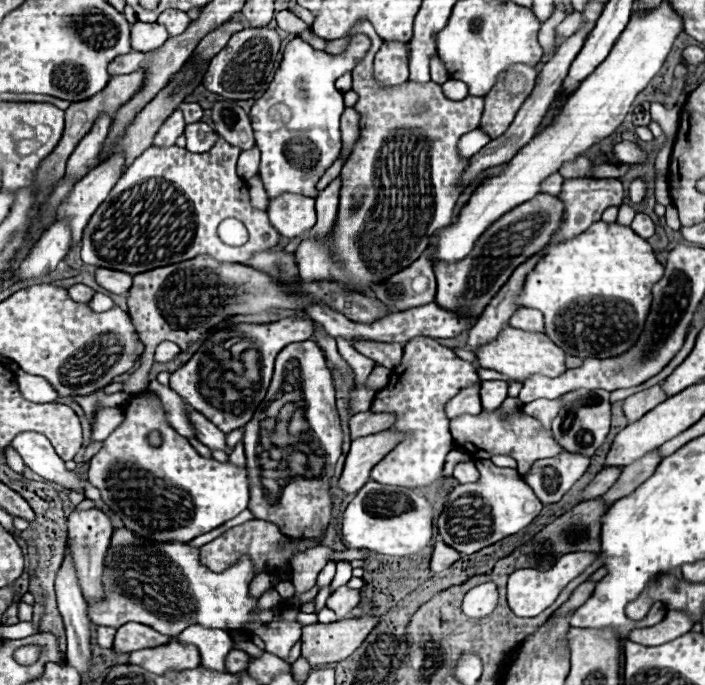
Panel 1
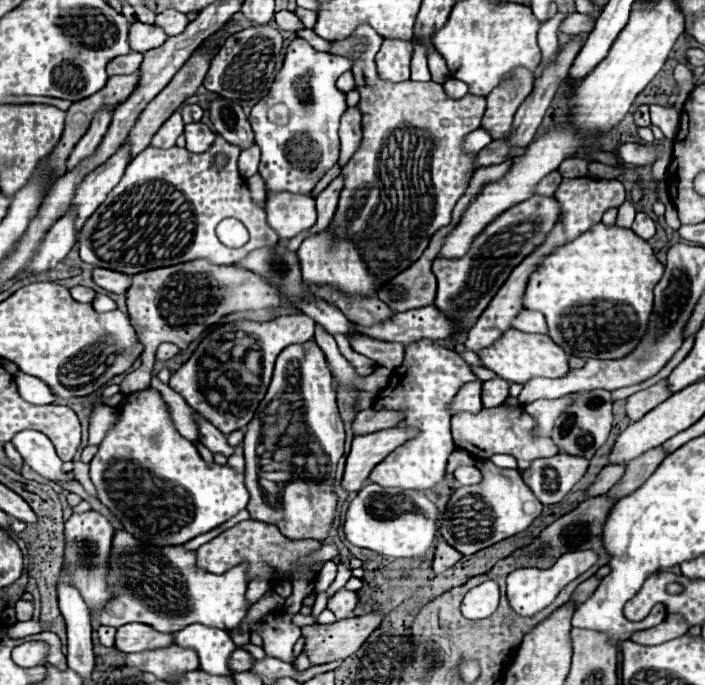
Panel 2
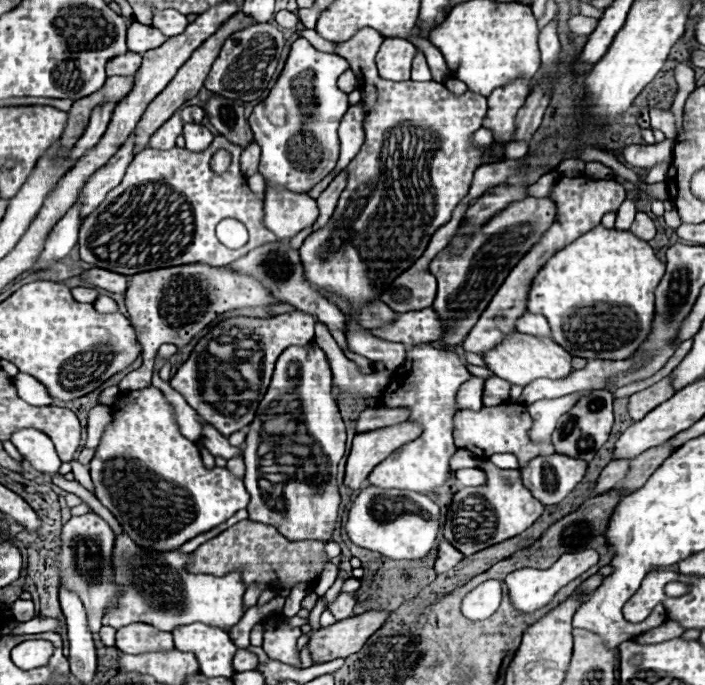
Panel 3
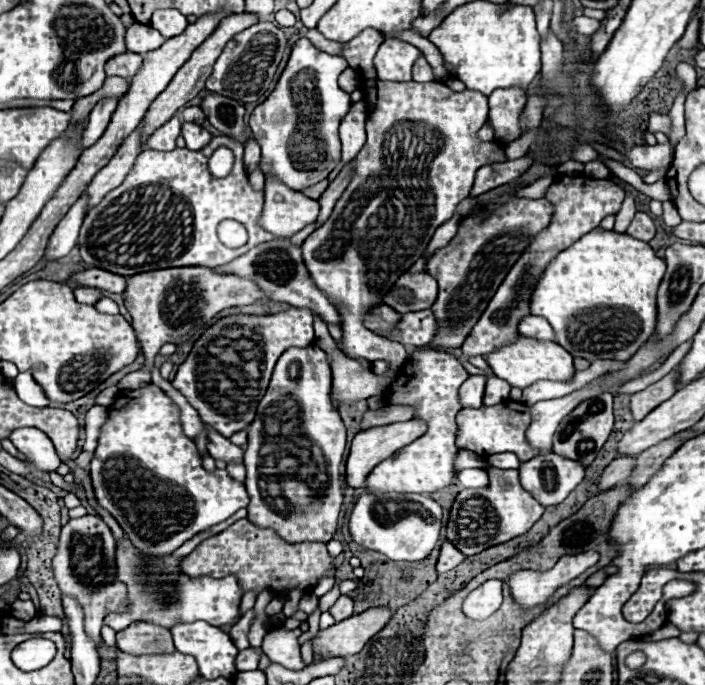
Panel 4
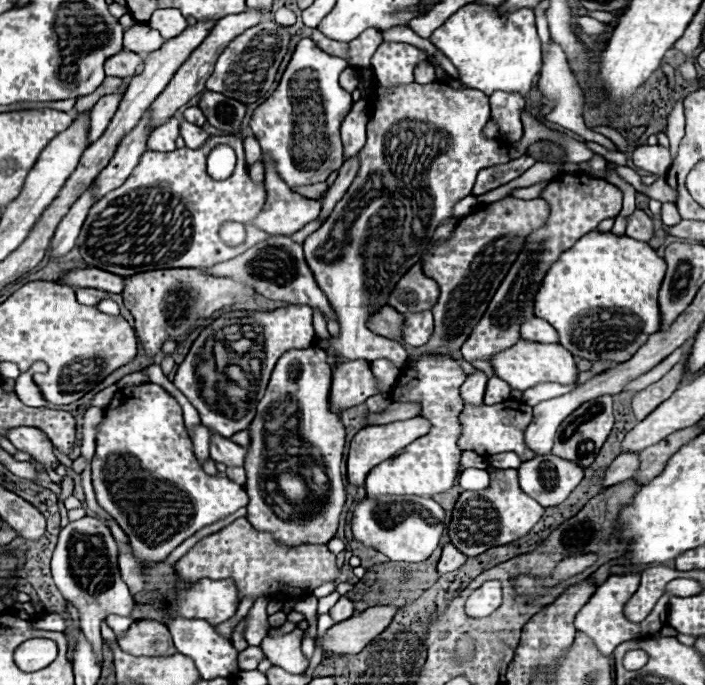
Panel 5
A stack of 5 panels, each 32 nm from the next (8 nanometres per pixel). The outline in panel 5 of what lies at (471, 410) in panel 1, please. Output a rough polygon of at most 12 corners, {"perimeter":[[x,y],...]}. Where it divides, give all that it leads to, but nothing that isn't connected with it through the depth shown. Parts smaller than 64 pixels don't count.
{"perimeter":[[474,372],[462,384],[464,404],[482,404],[486,374]]}

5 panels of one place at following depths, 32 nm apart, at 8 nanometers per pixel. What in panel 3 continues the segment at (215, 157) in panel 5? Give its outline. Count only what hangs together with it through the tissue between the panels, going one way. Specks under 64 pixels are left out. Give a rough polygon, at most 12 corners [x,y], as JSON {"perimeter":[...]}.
{"perimeter":[[219,150],[210,161],[216,174],[223,174],[231,164],[231,155]]}

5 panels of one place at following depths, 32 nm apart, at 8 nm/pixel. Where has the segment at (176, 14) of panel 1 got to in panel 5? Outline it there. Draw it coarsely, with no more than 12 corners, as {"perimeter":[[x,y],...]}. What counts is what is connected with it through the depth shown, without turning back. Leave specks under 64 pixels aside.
{"perimeter":[[156,10],[148,26],[164,40],[176,38],[188,28],[180,10]]}

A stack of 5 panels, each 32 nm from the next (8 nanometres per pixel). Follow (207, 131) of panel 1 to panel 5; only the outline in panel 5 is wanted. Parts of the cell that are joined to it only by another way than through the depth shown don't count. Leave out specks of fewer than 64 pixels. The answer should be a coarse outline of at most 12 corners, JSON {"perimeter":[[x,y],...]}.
{"perimeter":[[186,120],[180,136],[186,148],[200,148],[210,138],[208,132]]}

